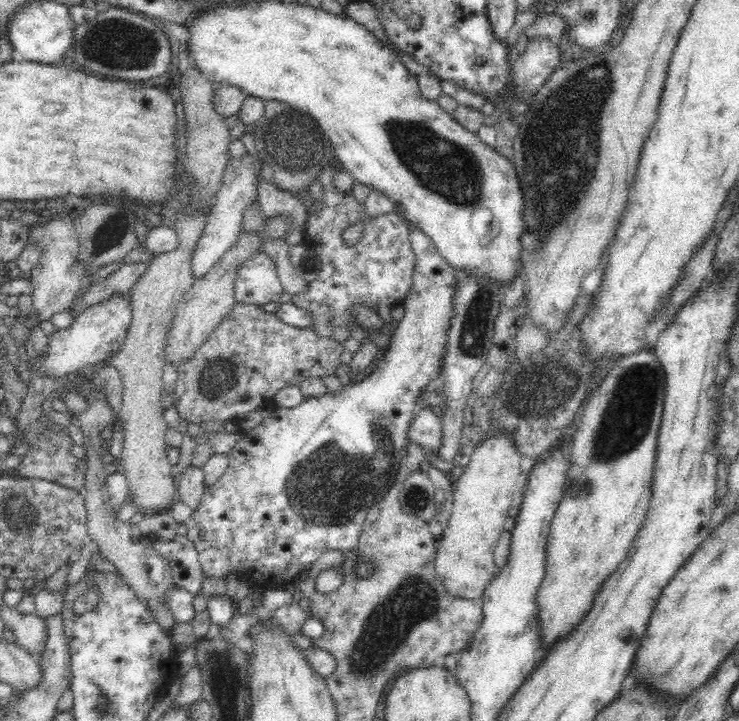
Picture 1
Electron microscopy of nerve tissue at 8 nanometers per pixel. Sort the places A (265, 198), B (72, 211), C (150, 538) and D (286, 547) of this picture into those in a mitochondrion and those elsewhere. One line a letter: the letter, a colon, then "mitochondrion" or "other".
A: other
B: other
C: other
D: other

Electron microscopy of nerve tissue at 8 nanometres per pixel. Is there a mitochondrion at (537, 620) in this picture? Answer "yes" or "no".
no

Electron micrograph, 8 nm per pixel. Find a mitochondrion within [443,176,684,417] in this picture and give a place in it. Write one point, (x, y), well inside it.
(472, 340)

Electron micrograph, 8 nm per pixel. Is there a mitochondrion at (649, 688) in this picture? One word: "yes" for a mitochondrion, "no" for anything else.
no

